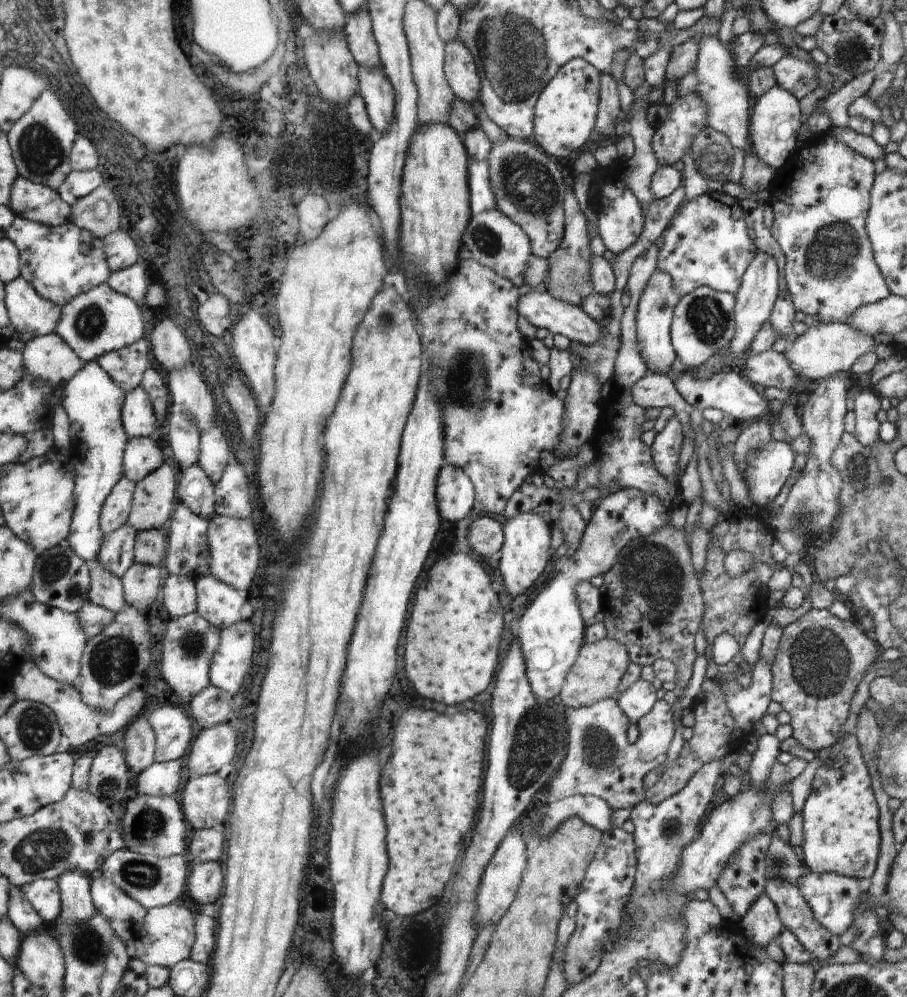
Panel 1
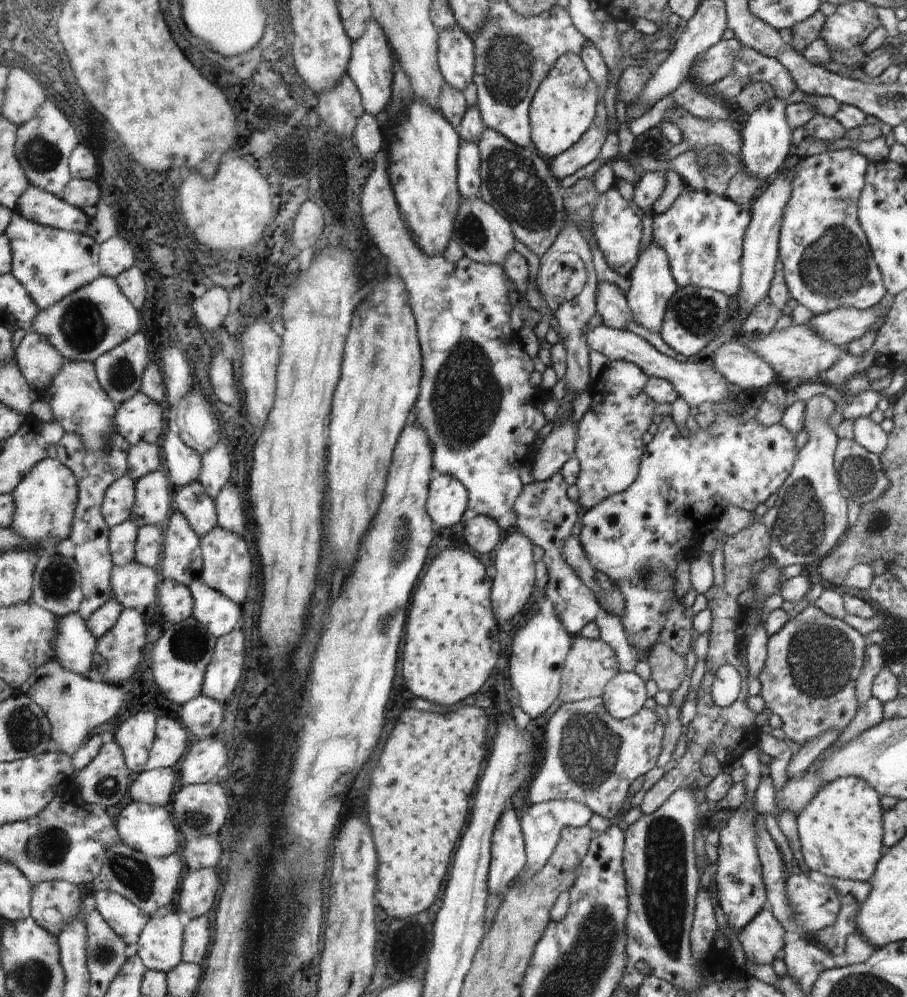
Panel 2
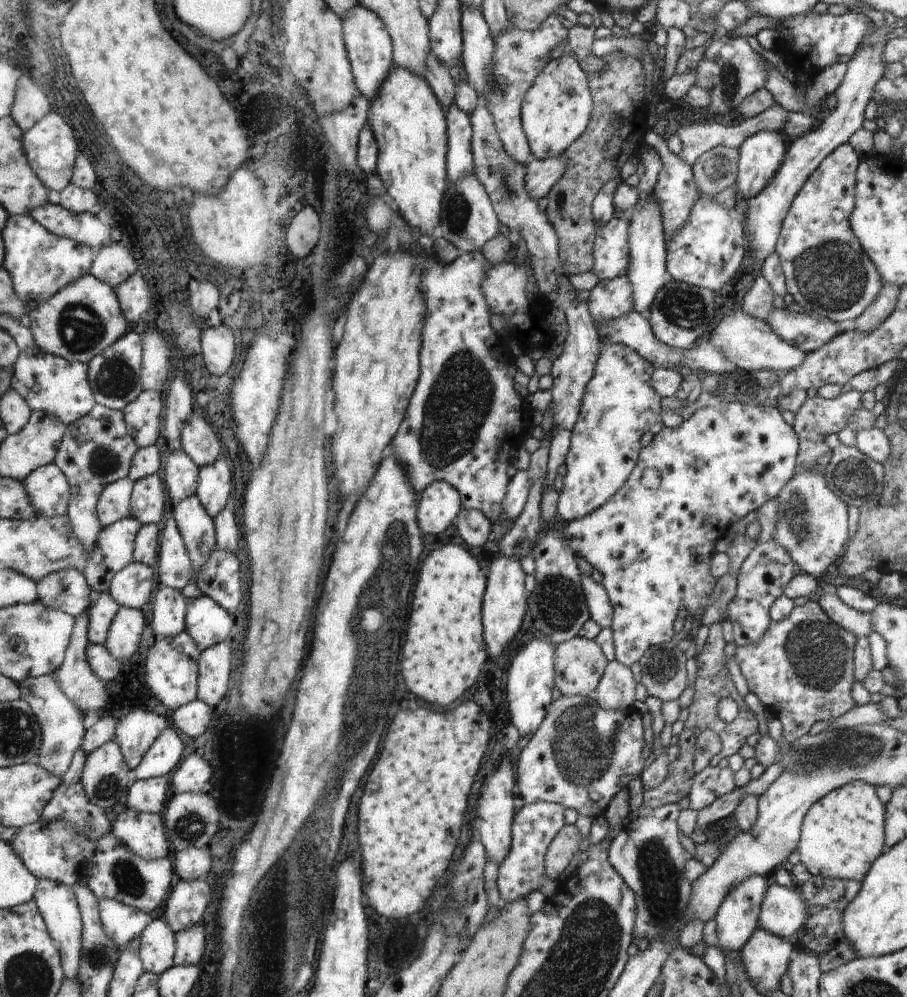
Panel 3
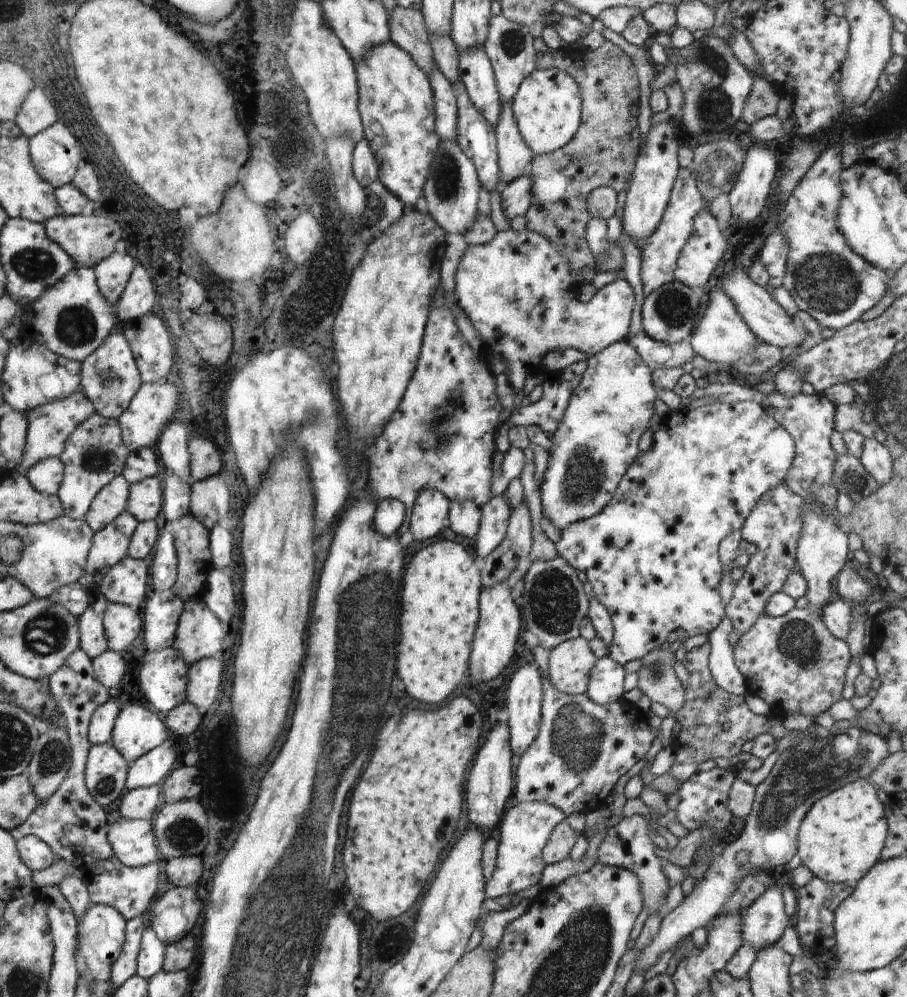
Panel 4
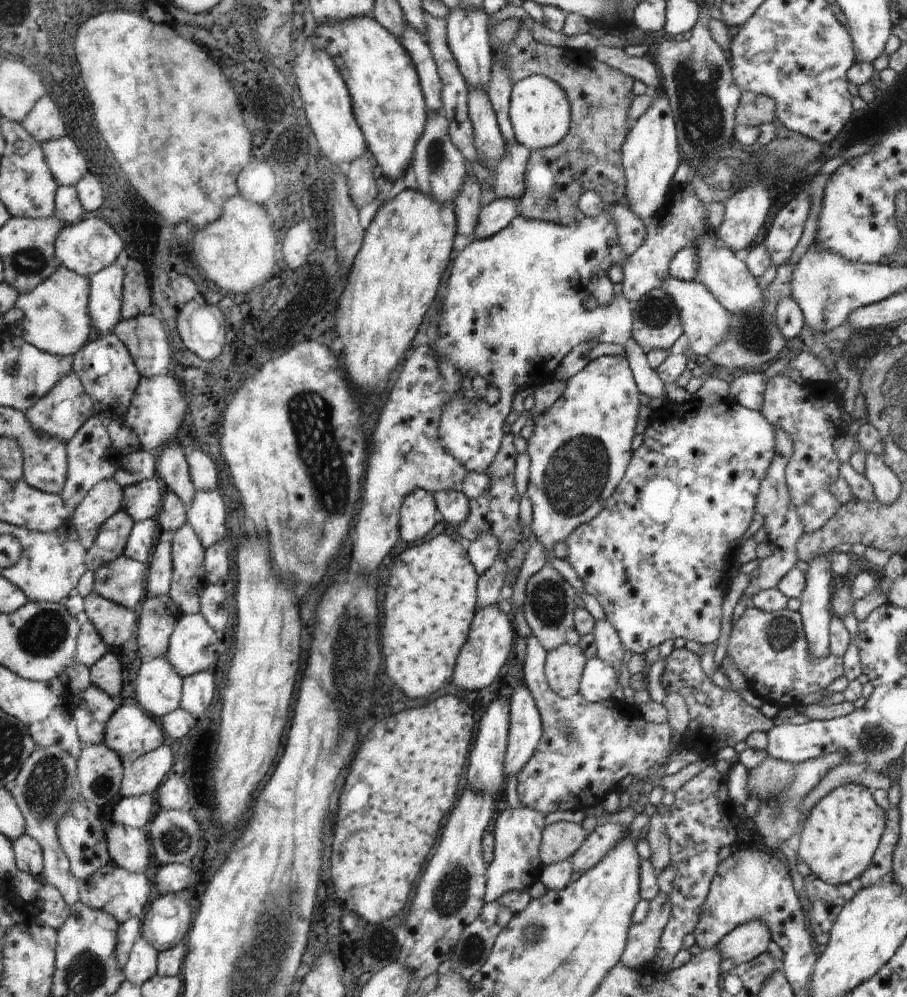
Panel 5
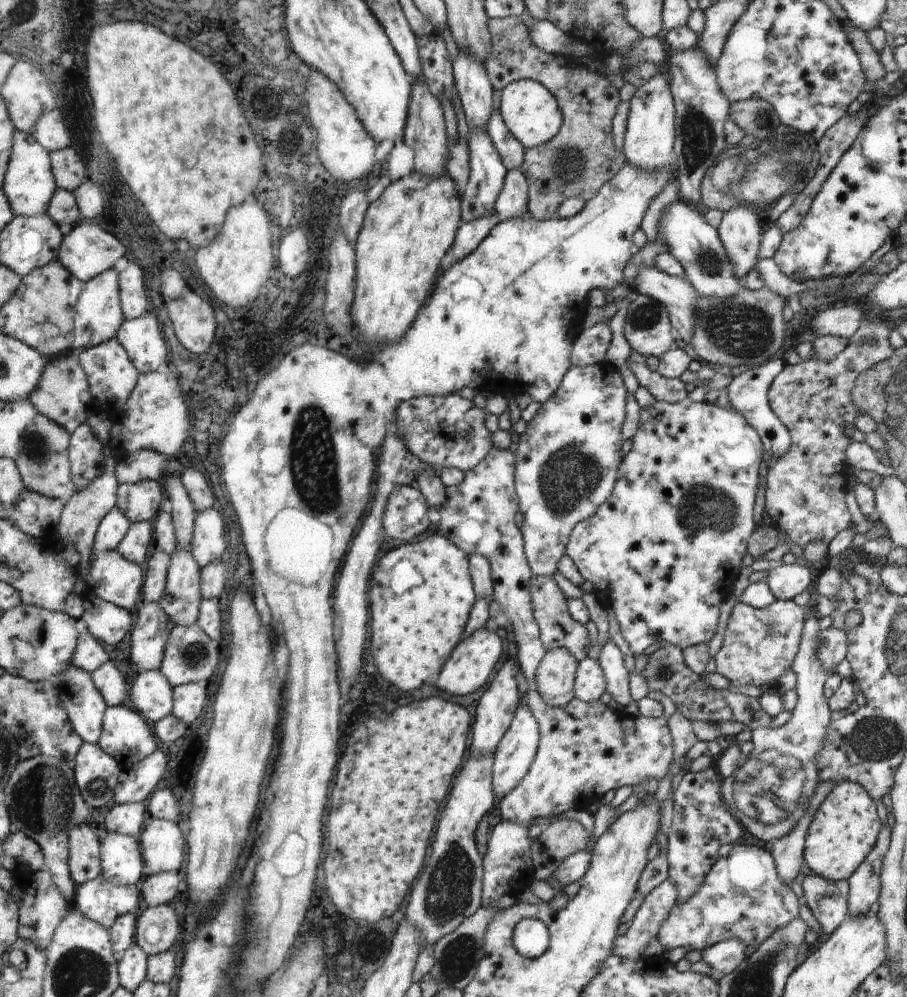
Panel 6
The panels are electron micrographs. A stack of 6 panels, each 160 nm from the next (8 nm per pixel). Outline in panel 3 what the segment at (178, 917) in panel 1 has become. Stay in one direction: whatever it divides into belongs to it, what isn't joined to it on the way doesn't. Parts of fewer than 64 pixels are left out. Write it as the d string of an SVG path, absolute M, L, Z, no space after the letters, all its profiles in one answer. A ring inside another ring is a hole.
M162 917L151 919L139 937L139 955L146 972L162 975L172 968L178 936Z

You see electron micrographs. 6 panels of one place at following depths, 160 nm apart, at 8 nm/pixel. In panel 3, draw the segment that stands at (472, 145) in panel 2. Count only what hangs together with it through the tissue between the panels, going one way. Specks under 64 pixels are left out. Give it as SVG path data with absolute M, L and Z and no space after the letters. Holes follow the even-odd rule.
M454 102L446 110L449 138L447 154L447 178L456 182L473 173L470 148L472 134L469 116Z

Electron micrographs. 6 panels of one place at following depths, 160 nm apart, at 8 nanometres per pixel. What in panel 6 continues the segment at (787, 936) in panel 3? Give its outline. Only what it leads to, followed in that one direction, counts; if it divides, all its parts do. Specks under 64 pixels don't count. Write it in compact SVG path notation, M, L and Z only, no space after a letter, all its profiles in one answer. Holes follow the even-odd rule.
M730 939L701 951L702 959L712 968L711 977L718 974L727 975L732 972L745 958L745 945L741 940Z

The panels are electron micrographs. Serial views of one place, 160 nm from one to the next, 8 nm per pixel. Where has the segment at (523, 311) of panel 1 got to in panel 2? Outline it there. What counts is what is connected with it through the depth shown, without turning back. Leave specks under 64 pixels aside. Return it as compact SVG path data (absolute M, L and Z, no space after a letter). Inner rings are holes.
M604 324L590 328L585 337L590 349L602 352L611 361L631 361L635 365L639 365L649 377L668 380L690 407L698 407L702 402L712 402L713 404L727 402L730 397L733 397L733 393L729 389L731 384L709 362L692 363L687 361L682 363L676 361L676 359L660 353L652 344L635 333L628 330L614 330Z

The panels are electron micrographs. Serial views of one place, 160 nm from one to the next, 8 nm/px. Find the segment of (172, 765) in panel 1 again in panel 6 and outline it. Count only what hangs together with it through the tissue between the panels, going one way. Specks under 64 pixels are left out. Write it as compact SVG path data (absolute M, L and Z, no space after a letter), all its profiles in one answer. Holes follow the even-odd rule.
M144 803L116 805L108 811L101 829L105 832L130 835L138 839L148 819Z

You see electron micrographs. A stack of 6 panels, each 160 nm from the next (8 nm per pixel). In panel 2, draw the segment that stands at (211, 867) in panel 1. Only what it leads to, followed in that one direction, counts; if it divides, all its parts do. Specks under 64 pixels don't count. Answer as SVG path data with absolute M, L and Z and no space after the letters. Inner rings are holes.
M201 868L185 873L184 882L180 887L178 911L187 920L208 914L208 910L216 904L216 890L220 888L218 876L213 868Z

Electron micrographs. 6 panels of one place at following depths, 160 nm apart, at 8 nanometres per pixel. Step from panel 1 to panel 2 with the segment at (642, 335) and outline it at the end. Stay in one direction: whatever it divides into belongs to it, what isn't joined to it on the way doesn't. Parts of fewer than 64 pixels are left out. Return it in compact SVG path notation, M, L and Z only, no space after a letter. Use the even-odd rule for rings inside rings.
M654 240L639 249L637 263L628 278L630 279L630 288L624 292L624 295L635 322L655 333L659 332L667 304L678 286L672 276L668 256Z

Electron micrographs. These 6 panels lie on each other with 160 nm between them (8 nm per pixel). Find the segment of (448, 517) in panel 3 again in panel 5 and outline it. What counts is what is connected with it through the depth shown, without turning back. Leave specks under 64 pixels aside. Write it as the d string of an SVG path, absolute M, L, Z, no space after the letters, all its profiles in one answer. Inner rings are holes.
M424 489L411 492L403 500L399 511L398 530L400 540L418 542L436 526L437 508L435 494Z

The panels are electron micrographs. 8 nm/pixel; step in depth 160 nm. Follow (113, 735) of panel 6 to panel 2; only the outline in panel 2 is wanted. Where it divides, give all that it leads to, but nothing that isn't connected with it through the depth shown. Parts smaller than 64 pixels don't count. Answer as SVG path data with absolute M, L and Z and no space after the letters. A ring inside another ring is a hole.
M138 712L119 725L115 733L115 741L123 749L127 767L137 775L145 770L144 765L156 734L154 730L156 716L152 712Z

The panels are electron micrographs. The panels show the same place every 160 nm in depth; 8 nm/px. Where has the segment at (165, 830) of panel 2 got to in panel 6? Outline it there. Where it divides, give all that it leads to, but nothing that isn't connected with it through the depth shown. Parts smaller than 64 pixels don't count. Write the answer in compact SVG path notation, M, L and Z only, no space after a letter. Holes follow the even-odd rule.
M99 828L101 875L114 884L136 885L142 878L141 846L130 835L111 833Z

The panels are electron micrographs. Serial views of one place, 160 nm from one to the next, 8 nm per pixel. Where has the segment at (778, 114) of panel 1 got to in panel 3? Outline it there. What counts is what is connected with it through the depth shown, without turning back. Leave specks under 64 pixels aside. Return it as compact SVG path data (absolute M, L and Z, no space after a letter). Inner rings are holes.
M760 131L743 141L735 188L746 200L757 197L782 164L786 148L779 132Z

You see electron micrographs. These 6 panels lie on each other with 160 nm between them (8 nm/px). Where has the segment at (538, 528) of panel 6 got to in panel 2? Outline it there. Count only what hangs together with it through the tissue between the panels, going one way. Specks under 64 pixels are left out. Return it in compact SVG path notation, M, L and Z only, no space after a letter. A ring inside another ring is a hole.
M608 359L596 378L589 383L587 390L590 391L591 401L588 410L578 423L578 442L574 455L580 462L580 471L576 481L579 490L577 503L581 511L587 511L598 506L604 499L616 493L621 493L636 480L645 444L642 441L644 433L652 422L656 403L646 394L645 386L649 376L631 361Z

